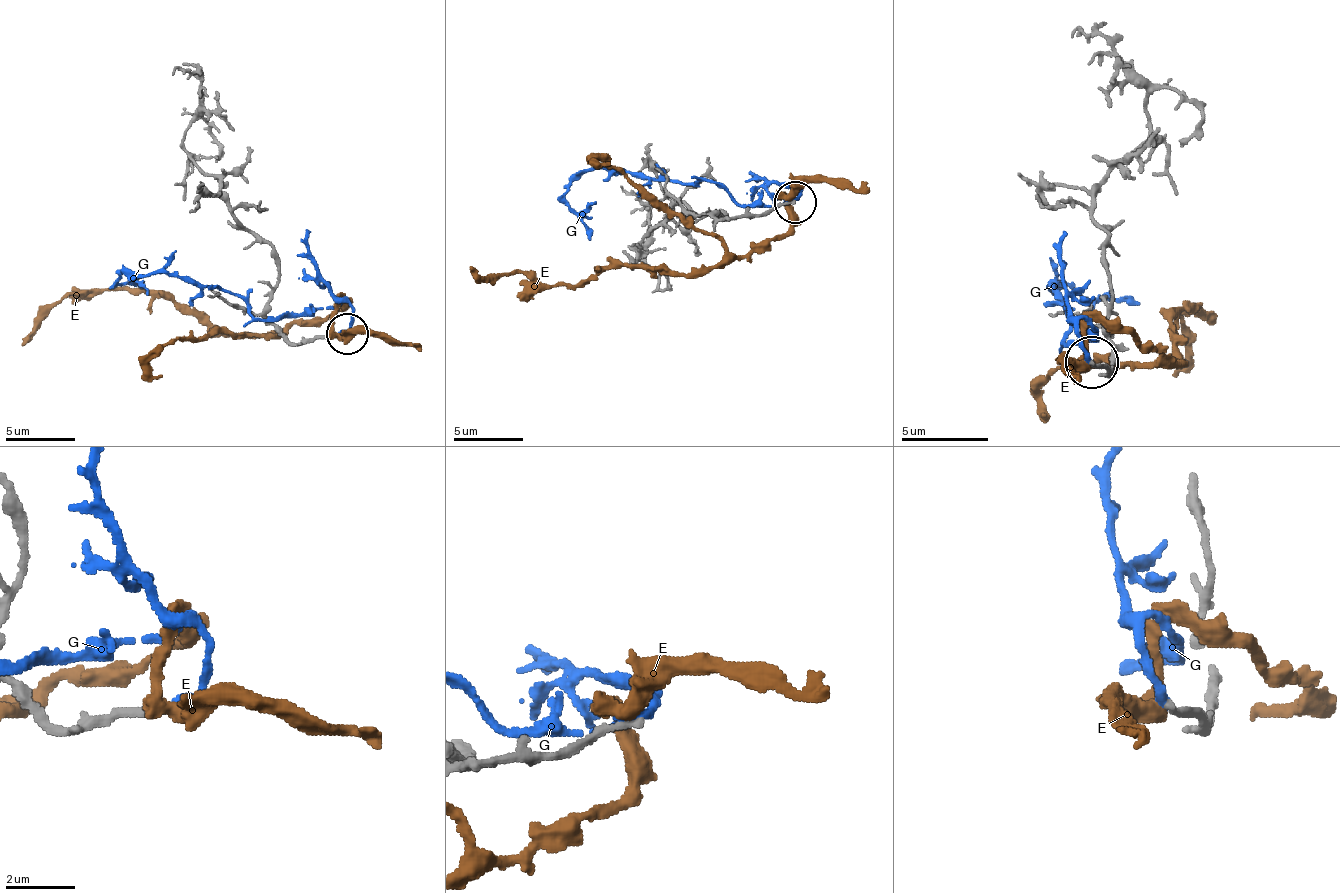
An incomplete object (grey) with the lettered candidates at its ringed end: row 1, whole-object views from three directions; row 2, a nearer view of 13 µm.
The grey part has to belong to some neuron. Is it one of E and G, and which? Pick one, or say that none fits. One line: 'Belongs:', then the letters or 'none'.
Belongs: none

